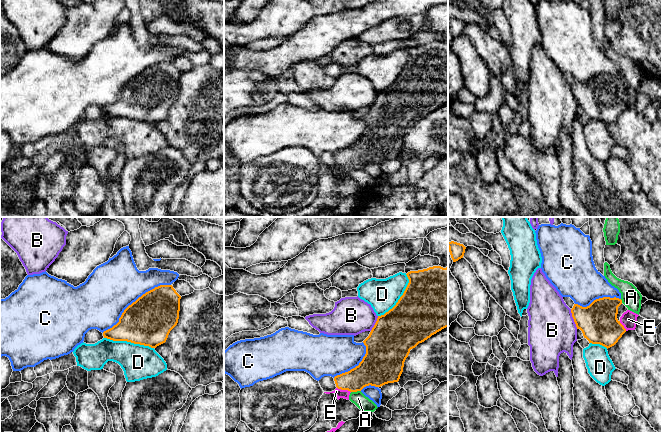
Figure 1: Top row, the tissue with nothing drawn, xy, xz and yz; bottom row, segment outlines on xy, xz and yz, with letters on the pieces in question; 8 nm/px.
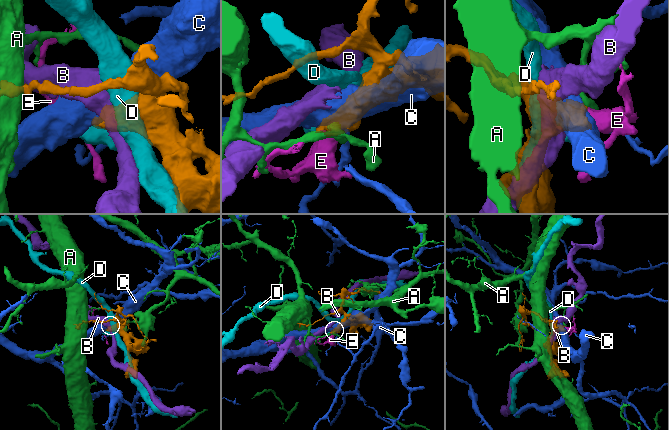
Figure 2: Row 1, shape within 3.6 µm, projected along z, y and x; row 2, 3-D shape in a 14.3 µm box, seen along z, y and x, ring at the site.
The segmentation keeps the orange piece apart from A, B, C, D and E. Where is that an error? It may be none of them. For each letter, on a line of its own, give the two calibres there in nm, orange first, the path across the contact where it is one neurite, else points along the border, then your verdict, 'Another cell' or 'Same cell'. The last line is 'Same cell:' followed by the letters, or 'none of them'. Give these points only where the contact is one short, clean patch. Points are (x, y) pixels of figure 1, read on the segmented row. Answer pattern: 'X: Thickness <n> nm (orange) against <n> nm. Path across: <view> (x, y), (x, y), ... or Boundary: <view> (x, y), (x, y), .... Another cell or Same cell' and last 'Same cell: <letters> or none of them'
A: Thickness 280 nm (orange) against 110 nm. Another cell
B: Thickness 300 nm (orange) against 380 nm. Boundary: yz (570, 309), (577, 328). Another cell
C: Thickness 380 nm (orange) against 400 nm. Another cell
D: Thickness 380 nm (orange) against 280 nm. Another cell
E: Thickness 200 nm (orange) against 70 nm. Same cell
Same cell: E

